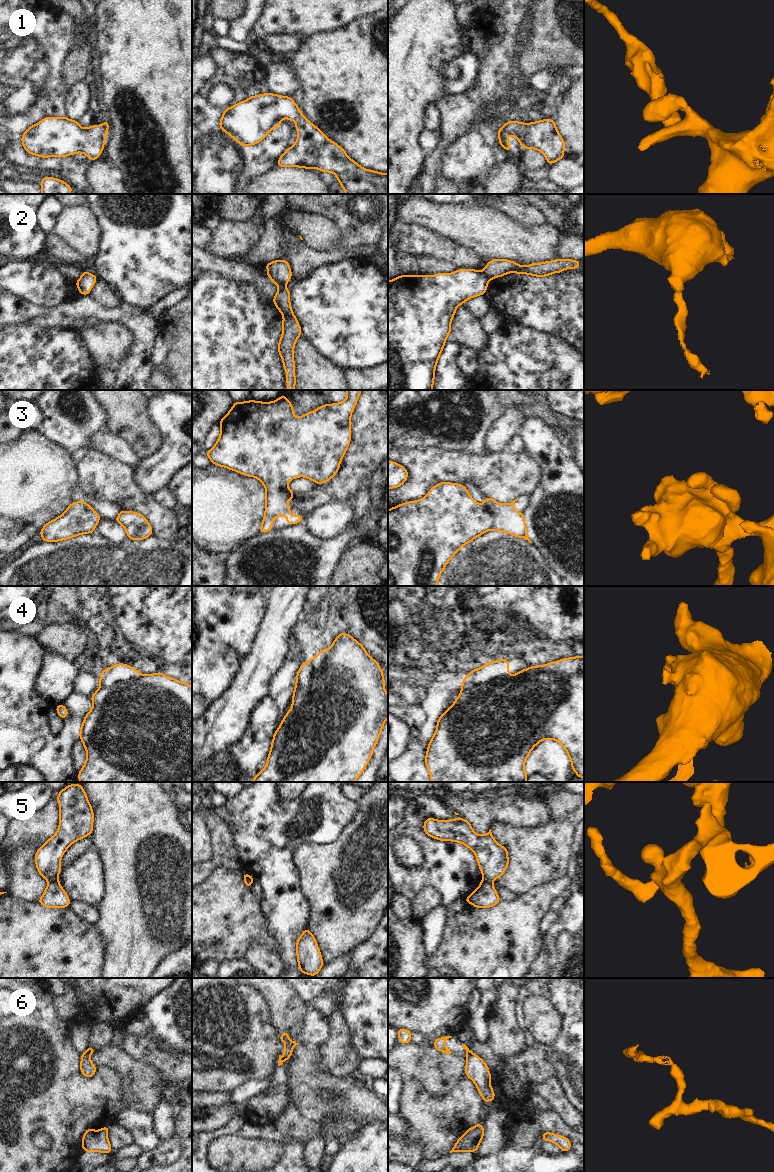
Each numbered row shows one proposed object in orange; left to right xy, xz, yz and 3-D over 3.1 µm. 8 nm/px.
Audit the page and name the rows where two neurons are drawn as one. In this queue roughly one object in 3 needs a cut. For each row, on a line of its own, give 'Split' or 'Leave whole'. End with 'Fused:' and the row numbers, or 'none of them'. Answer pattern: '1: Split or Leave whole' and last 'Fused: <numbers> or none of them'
1: Leave whole
2: Split
3: Leave whole
4: Leave whole
5: Split
6: Split
Fused: 2, 5, 6.

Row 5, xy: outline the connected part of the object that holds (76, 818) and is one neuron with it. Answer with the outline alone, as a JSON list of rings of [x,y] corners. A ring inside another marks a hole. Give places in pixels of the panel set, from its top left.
[[[70,784],[61,790],[57,797],[59,803],[59,827],[35,853],[35,864],[39,874],[48,882],[58,881],[61,871],[61,858],[65,851],[76,841],[93,833],[94,813],[81,784]]]

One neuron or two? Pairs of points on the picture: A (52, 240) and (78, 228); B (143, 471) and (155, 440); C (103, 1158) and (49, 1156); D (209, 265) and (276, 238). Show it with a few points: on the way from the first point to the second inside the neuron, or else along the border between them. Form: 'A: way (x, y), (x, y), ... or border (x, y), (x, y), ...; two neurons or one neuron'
A: border (52, 232), (78, 251); two neurons
B: border (161, 438), (161, 446), (152, 455), (141, 459); two neurons
C: border (82, 1150), (75, 1160); two neurons
D: border (225, 258), (249, 264); two neurons

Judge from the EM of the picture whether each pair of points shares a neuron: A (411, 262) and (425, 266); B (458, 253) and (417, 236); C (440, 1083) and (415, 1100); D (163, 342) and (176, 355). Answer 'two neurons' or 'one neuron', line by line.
A: two neurons
B: one neuron
C: two neurons
D: two neurons

